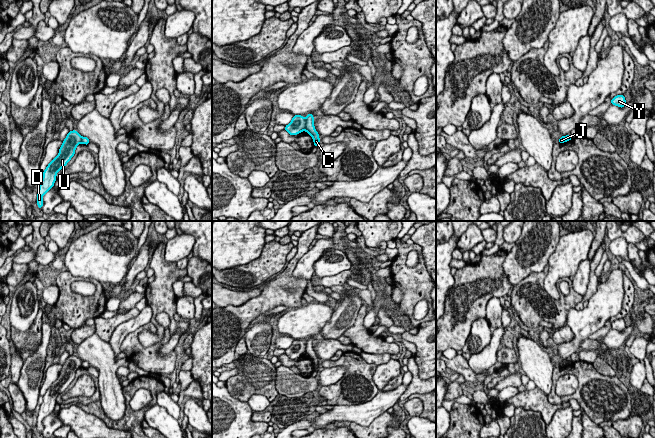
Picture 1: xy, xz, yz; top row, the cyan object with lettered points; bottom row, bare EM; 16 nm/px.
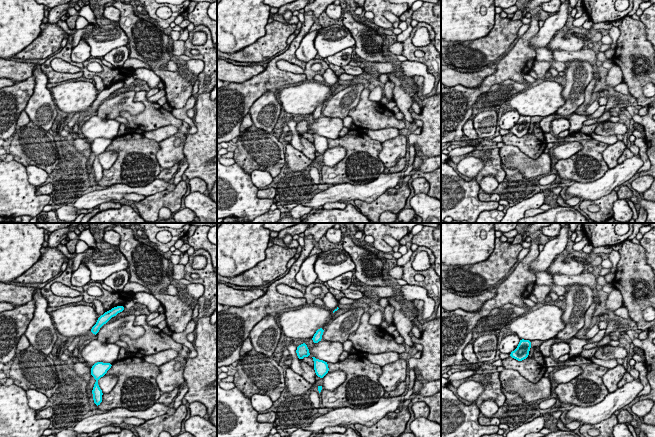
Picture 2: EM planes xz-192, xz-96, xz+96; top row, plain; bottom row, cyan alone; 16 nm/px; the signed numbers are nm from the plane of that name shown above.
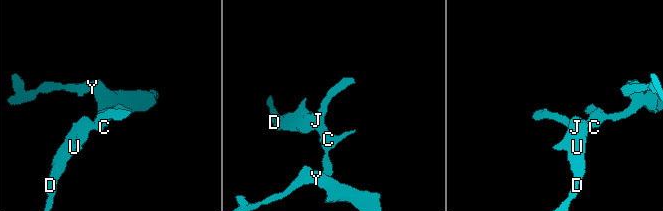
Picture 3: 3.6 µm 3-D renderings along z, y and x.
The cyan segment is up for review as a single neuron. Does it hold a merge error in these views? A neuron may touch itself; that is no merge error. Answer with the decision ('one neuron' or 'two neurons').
two neurons

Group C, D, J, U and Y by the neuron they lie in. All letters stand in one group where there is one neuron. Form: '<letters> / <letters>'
C Y / D J U

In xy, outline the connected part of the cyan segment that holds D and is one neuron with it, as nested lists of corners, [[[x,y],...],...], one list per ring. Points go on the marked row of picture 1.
[[[70,131],[64,139],[58,155],[48,164],[43,171],[43,178],[40,181],[37,192],[37,206],[39,209],[43,206],[43,196],[51,190],[56,181],[56,175],[59,170],[64,168],[75,154],[76,147],[82,143],[82,136],[76,131]]]

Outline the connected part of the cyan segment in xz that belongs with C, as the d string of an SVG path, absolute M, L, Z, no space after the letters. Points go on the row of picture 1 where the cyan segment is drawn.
M313 113L308 114L306 117L306 129L305 129L305 131L311 135L313 142L314 142L314 146L317 147L319 142L321 141L321 139L319 138L319 134L314 127Z

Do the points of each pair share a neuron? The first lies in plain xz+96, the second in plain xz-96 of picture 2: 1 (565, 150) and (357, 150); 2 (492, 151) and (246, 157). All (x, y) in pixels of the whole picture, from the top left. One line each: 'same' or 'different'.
1: different
2: same

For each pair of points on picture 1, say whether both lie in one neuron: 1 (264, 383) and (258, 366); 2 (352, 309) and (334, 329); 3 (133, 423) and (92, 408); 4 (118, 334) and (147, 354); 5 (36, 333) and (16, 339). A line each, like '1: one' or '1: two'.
1: one
2: one
3: one
4: two
5: one

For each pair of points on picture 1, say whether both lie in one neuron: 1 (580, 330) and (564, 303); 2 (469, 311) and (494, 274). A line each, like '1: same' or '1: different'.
1: different
2: same

